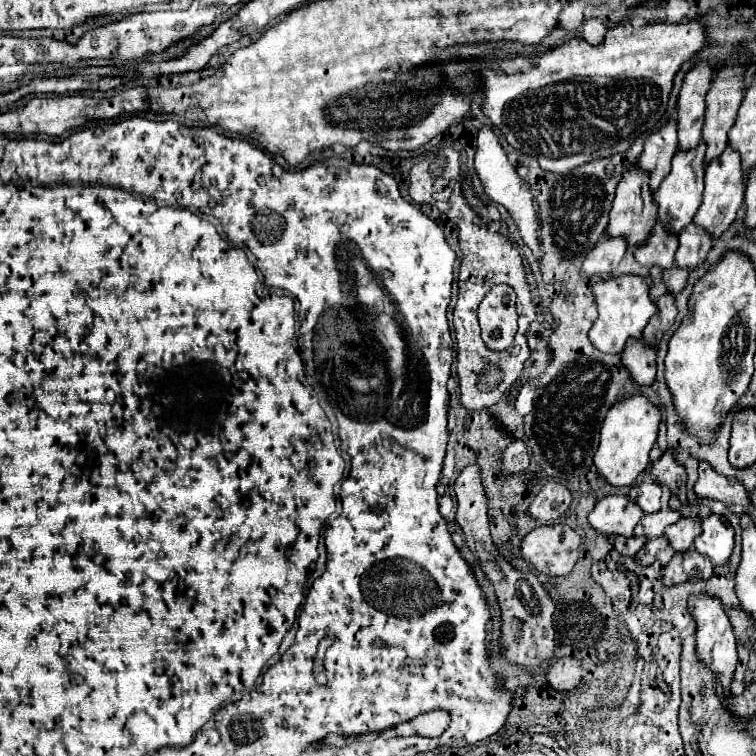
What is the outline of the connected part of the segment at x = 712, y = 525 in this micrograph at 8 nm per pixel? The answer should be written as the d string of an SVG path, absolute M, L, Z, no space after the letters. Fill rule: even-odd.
M710 515L702 521L702 535L696 539L694 549L706 555L714 567L724 565L734 549L734 531L720 515Z

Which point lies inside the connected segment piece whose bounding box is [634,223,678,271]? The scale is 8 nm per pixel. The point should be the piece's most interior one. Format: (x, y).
(660, 250)

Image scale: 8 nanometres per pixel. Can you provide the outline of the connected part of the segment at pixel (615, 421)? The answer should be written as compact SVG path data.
M630 397L622 403L616 403L600 429L600 445L594 455L594 465L600 477L606 479L612 487L626 487L634 485L638 473L642 473L648 465L650 449L656 443L658 435L658 423L660 423L660 409L650 405L646 397Z

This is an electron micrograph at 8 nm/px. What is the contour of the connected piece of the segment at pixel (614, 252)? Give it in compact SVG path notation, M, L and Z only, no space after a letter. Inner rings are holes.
M602 237L596 243L596 247L586 255L582 269L580 269L580 277L590 279L596 275L610 275L618 267L626 249L628 249L628 245L624 243L624 239Z

